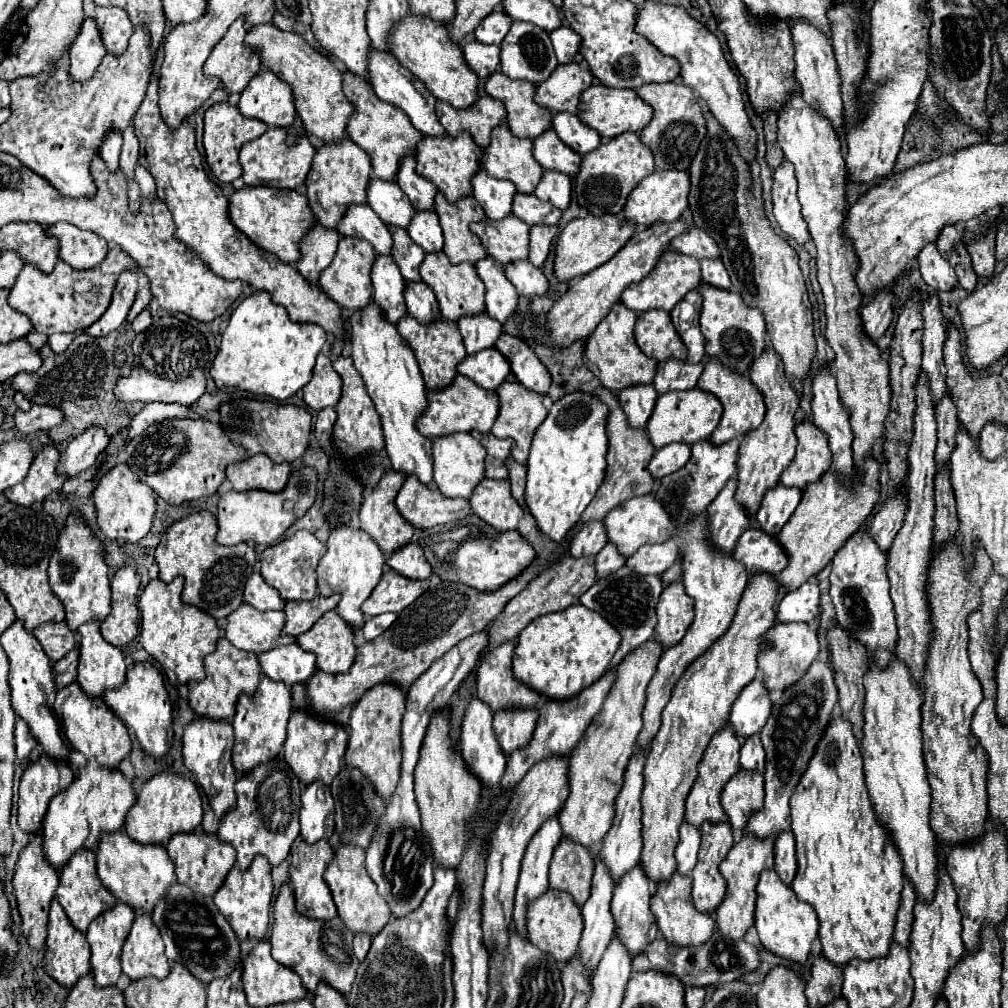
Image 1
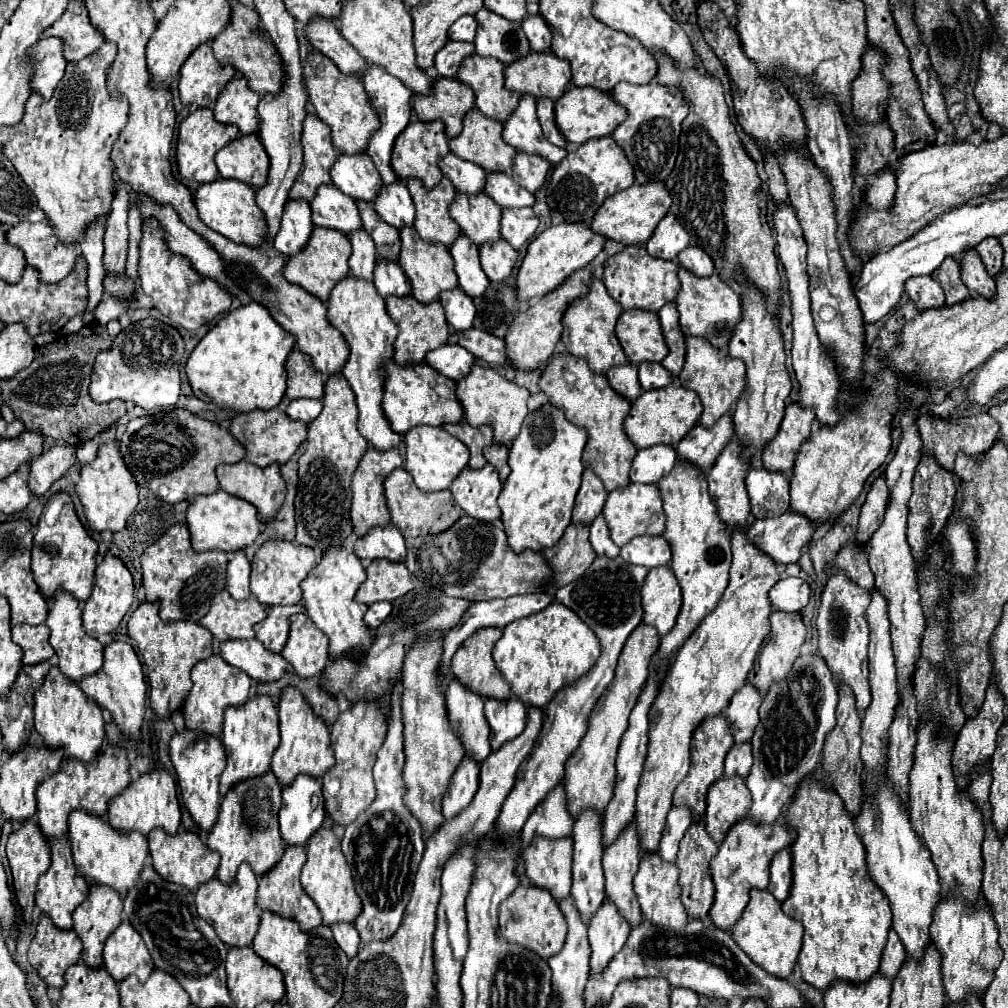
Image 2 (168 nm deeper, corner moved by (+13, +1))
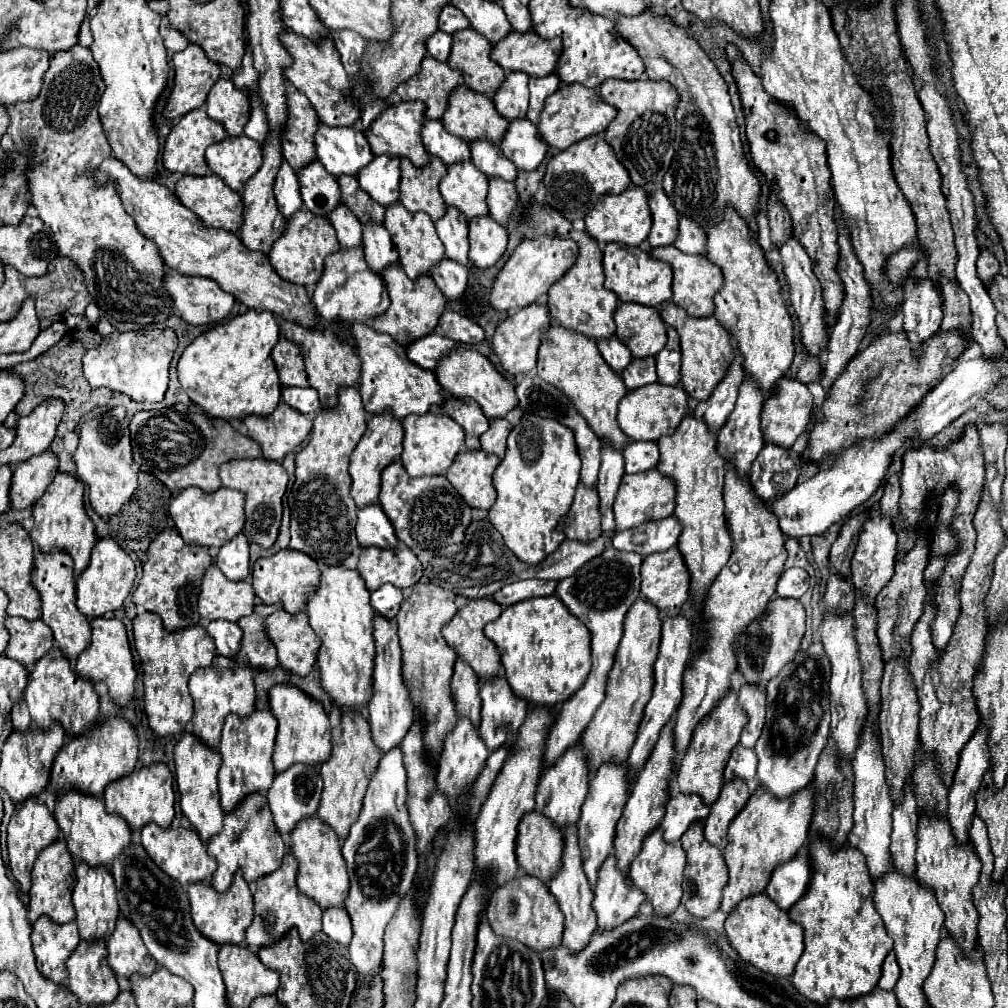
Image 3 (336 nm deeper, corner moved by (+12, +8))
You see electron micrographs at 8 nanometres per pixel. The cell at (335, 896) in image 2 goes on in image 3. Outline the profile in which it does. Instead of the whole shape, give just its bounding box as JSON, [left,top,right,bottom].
[291,815,349,909]

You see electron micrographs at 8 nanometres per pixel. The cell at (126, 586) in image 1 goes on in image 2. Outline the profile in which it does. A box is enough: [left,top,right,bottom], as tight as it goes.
[82,554,134,638]

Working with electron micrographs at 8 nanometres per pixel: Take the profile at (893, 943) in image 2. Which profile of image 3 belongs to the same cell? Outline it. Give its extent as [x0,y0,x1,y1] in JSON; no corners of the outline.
[877,951,899,989]

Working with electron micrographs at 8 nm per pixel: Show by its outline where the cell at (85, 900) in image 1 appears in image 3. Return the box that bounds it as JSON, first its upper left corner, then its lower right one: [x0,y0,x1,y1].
[27,839,75,923]

